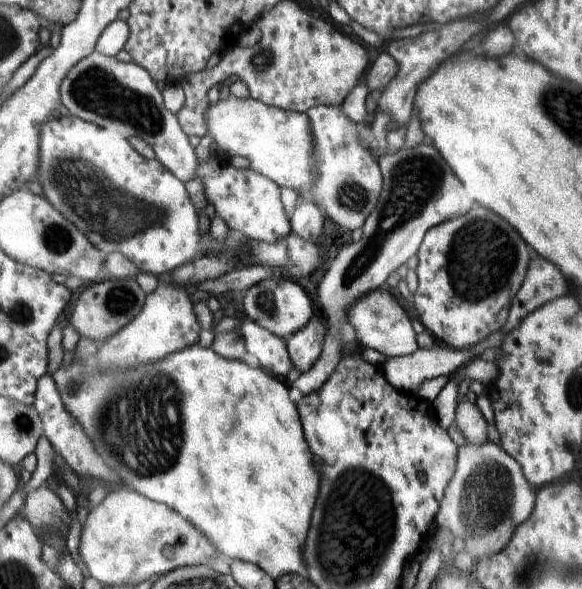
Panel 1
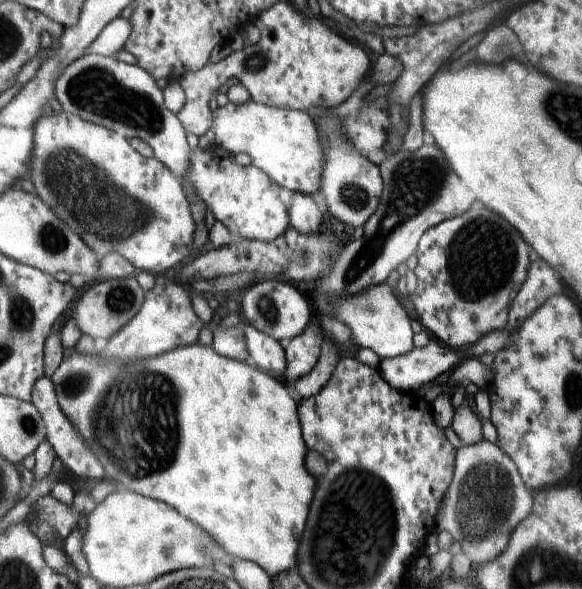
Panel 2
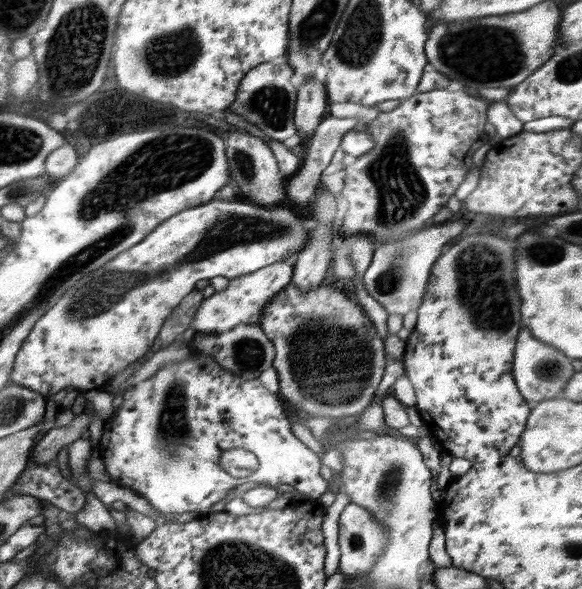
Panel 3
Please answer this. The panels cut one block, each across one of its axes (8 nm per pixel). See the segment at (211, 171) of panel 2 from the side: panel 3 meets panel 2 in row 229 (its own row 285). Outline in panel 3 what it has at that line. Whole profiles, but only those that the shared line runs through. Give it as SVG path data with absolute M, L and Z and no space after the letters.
M288 258L288 260L270 264L270 266L265 266L252 273L229 279L228 286L224 290L214 291L210 297L205 297L202 305L192 317L189 327L196 330L197 335L214 336L226 332L238 324L258 325L268 304L272 302L272 298L290 284L293 270L293 260Z

